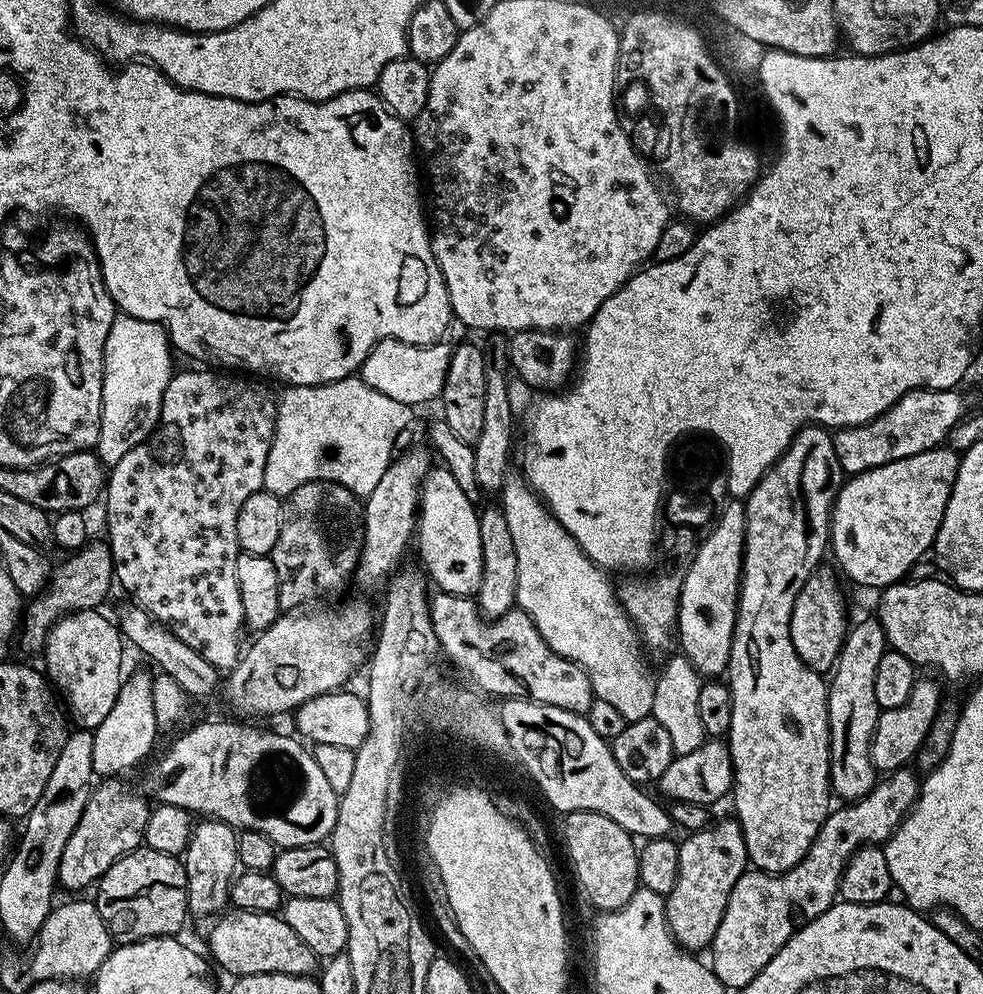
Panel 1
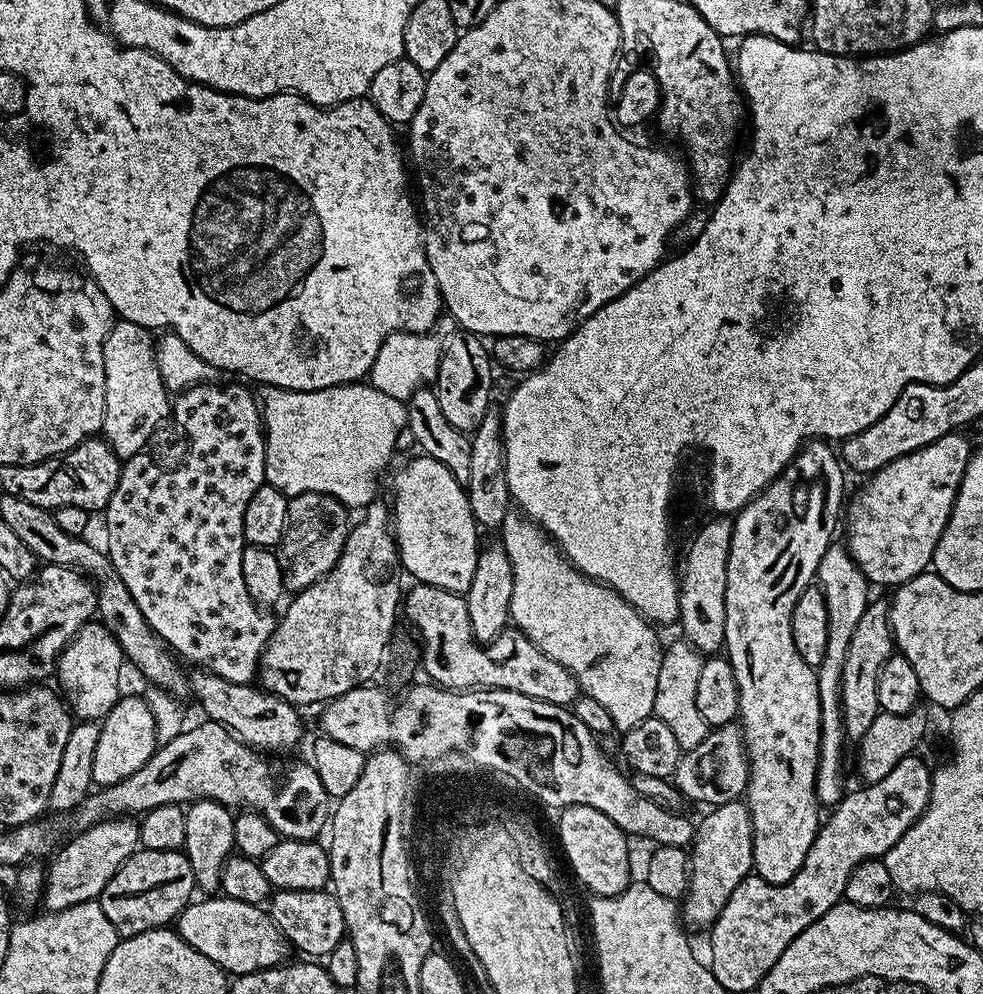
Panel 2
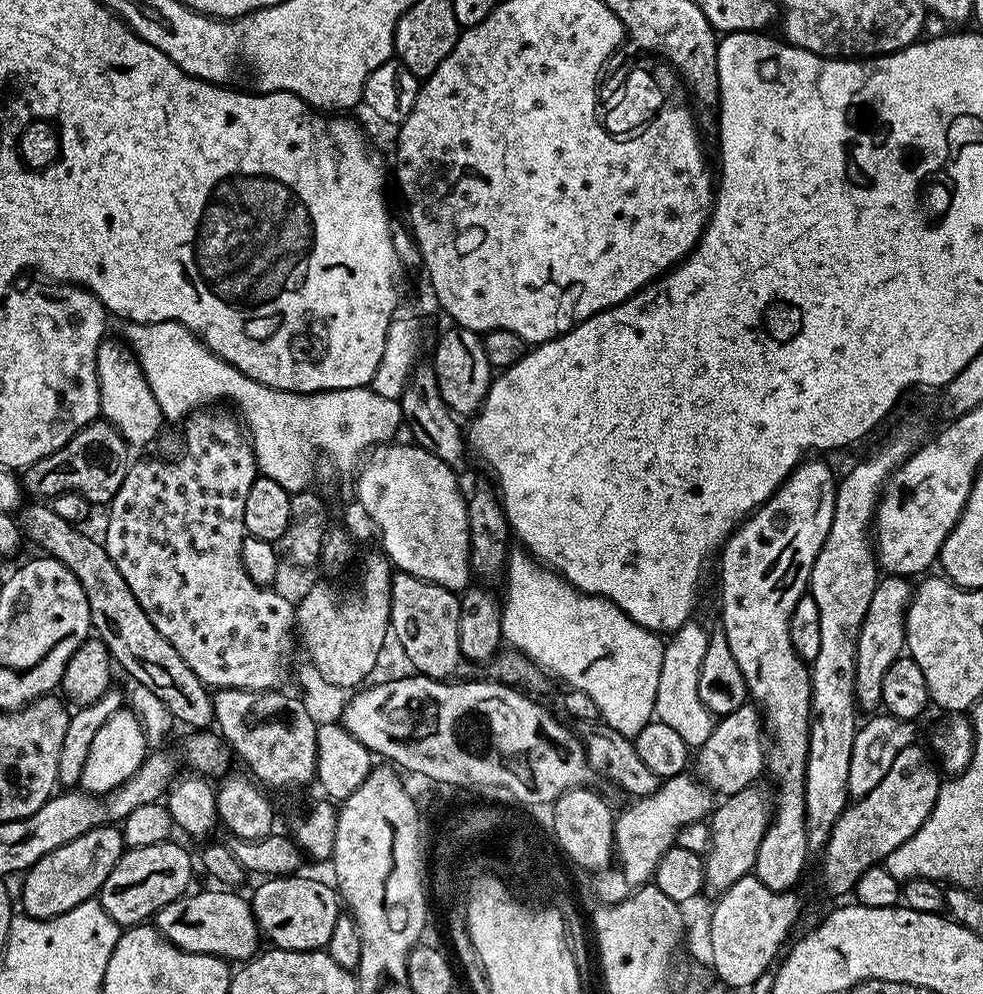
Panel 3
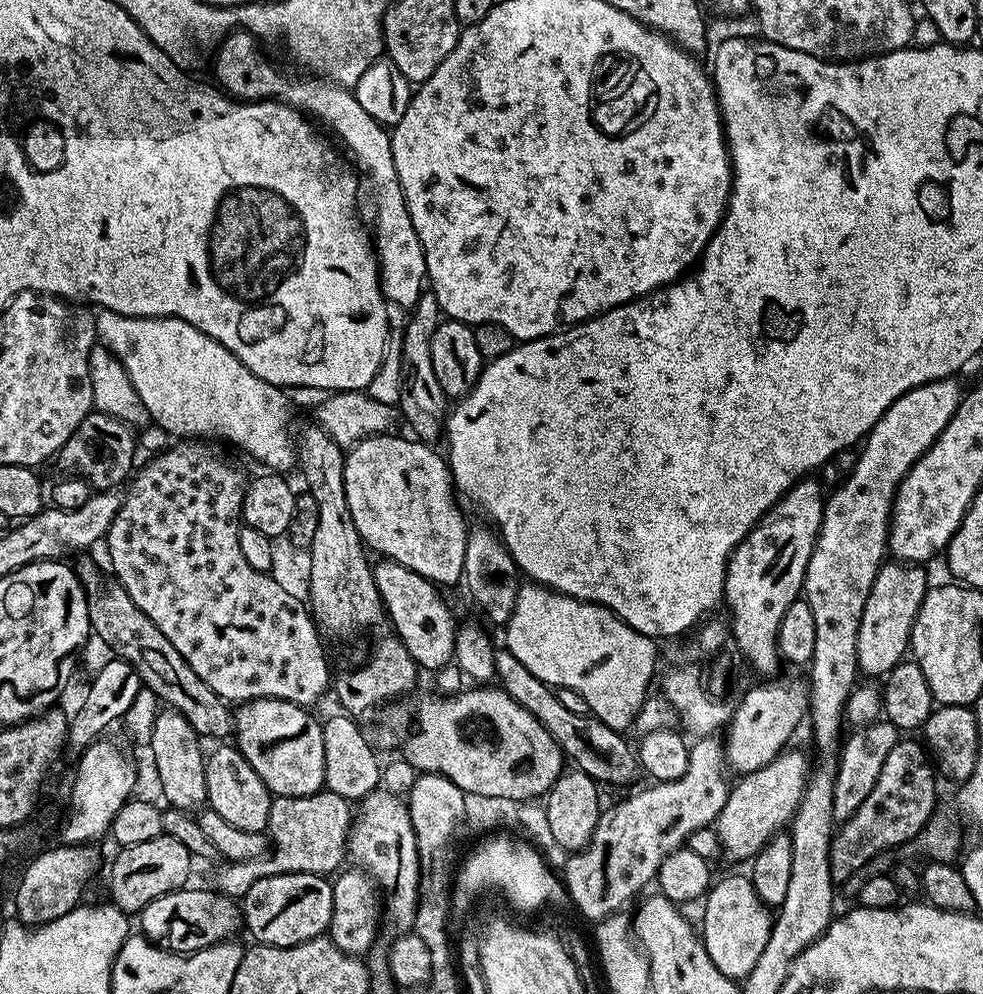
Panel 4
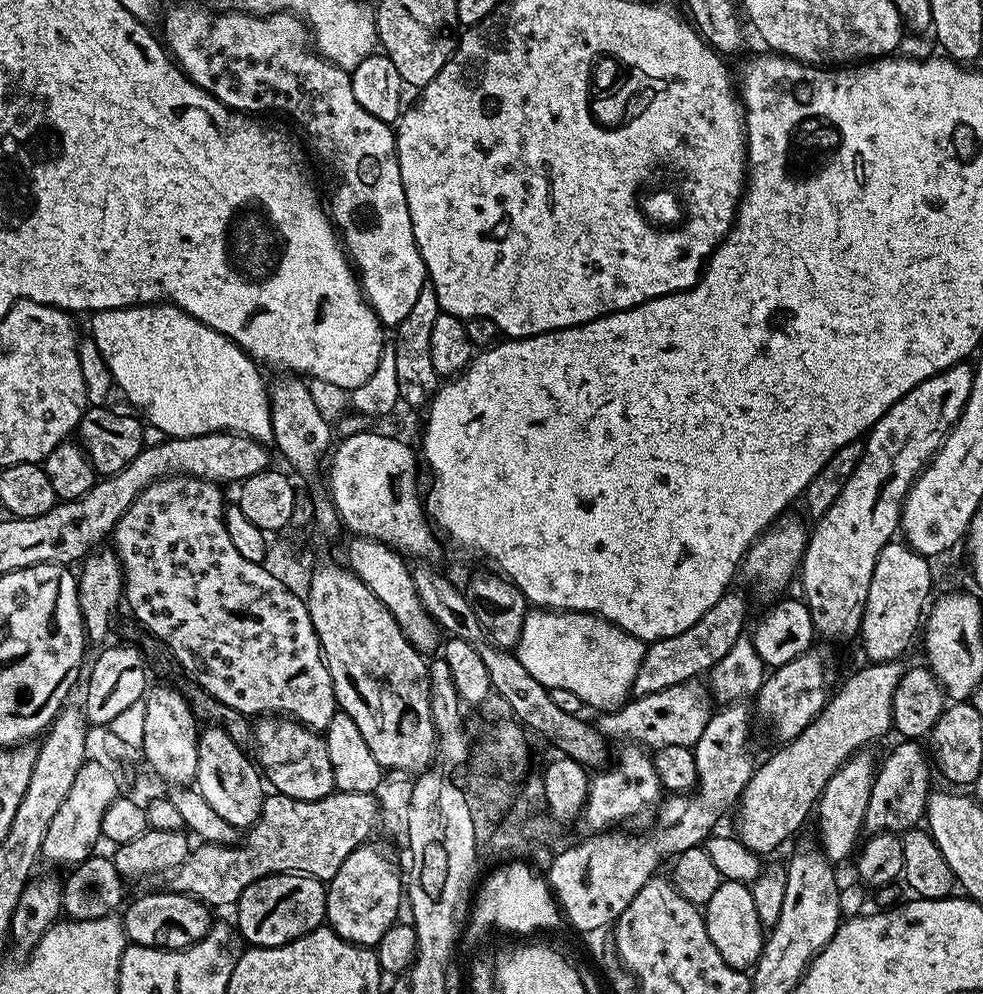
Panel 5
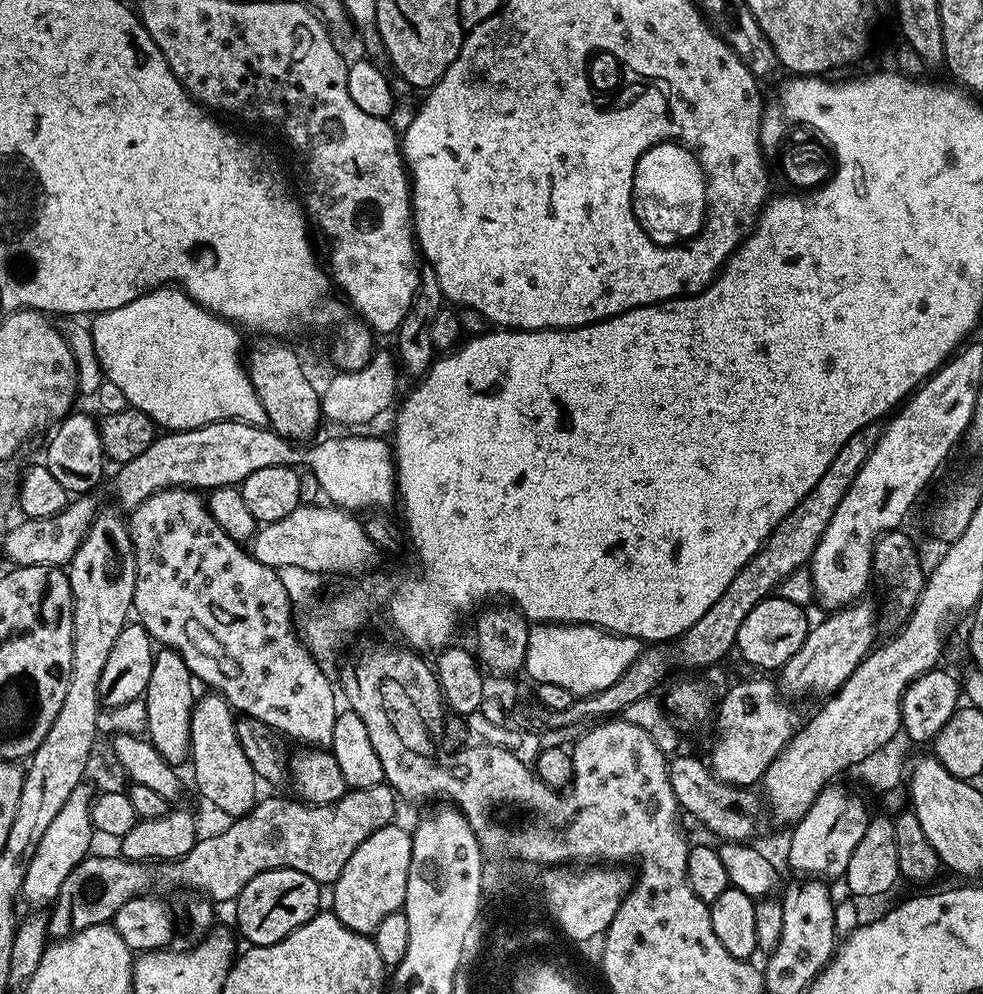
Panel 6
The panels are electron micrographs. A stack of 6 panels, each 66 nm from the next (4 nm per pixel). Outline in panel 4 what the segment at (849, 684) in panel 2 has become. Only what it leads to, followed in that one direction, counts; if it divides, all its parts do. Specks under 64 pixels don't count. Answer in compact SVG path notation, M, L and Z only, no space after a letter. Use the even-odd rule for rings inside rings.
M907 562L881 564L874 586L870 586L870 598L866 598L866 610L862 610L862 626L858 626L858 669L868 675L865 677L887 677L888 672L905 659L912 642L914 618L930 587L924 570L919 564Z

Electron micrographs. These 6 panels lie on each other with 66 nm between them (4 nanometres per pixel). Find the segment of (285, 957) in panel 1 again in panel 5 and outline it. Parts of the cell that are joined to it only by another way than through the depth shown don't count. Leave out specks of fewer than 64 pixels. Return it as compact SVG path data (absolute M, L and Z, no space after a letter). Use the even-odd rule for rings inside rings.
M155 891L150 893L149 896L138 897L128 909L126 909L127 907L123 909L122 919L124 922L124 932L128 935L129 941L133 945L136 944L142 947L186 949L203 939L214 923L214 917L208 913L211 912L209 905L194 899L193 896L187 896L181 892Z

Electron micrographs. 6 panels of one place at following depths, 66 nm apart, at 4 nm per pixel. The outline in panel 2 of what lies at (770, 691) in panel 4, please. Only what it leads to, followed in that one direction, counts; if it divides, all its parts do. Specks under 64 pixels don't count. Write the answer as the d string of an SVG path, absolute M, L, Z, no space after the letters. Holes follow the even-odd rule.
M739 723L713 727L694 749L685 751L680 757L674 773L674 783L685 801L697 800L705 806L715 806L741 799L748 790L748 751L744 748L744 734Z

